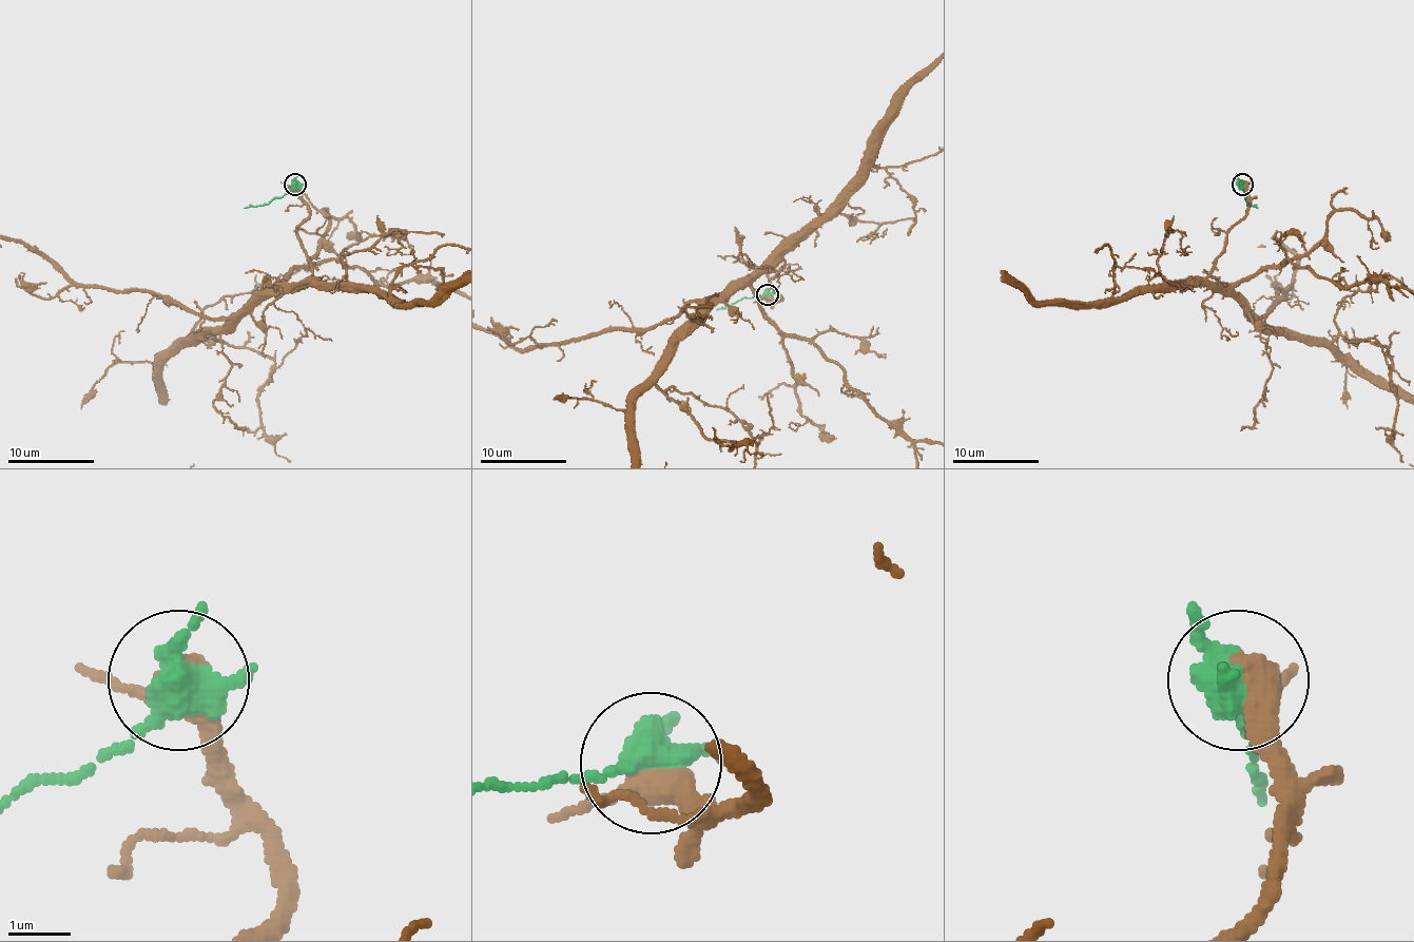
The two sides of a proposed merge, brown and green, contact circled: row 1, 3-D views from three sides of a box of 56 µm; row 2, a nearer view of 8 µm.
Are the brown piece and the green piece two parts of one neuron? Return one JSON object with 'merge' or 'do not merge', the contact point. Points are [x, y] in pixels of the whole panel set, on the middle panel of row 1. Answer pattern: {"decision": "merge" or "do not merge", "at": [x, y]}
{"decision": "merge", "at": [767, 294]}

